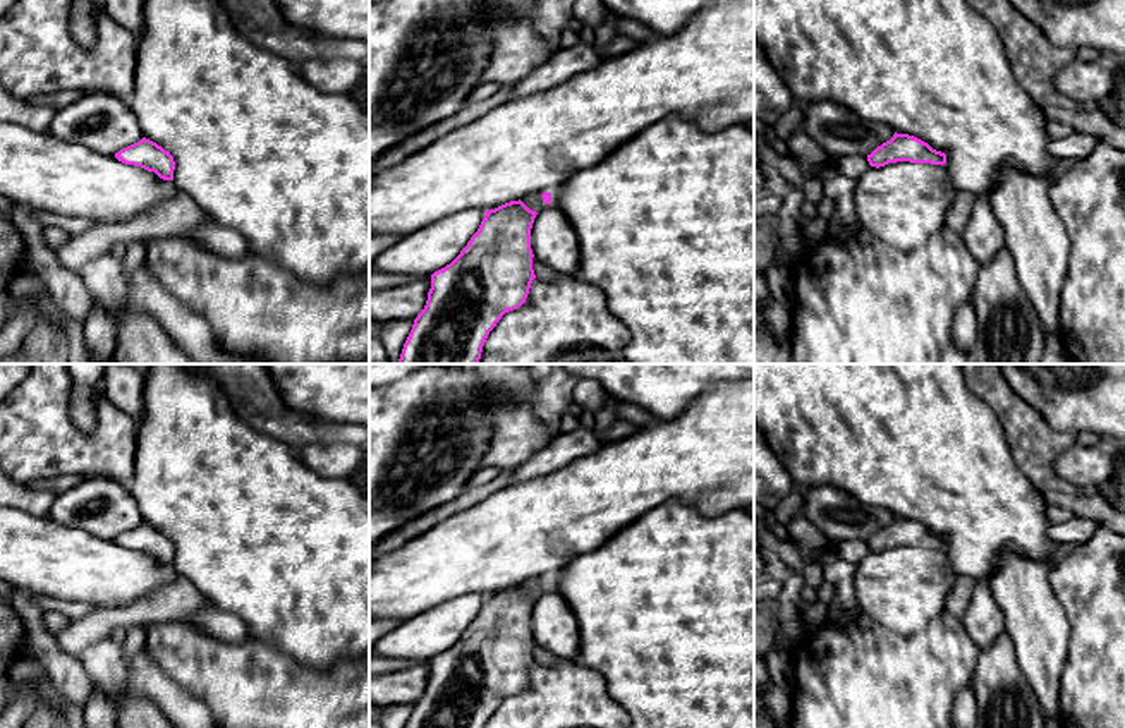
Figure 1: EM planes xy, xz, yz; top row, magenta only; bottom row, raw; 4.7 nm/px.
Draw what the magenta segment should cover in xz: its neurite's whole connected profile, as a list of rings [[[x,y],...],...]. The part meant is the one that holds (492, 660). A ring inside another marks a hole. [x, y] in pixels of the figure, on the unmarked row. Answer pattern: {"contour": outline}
{"contour": [[[520,584],[486,596],[460,639],[431,659],[426,690],[414,704],[405,728],[484,728],[502,701],[526,687],[536,663],[531,634],[536,599]]]}

